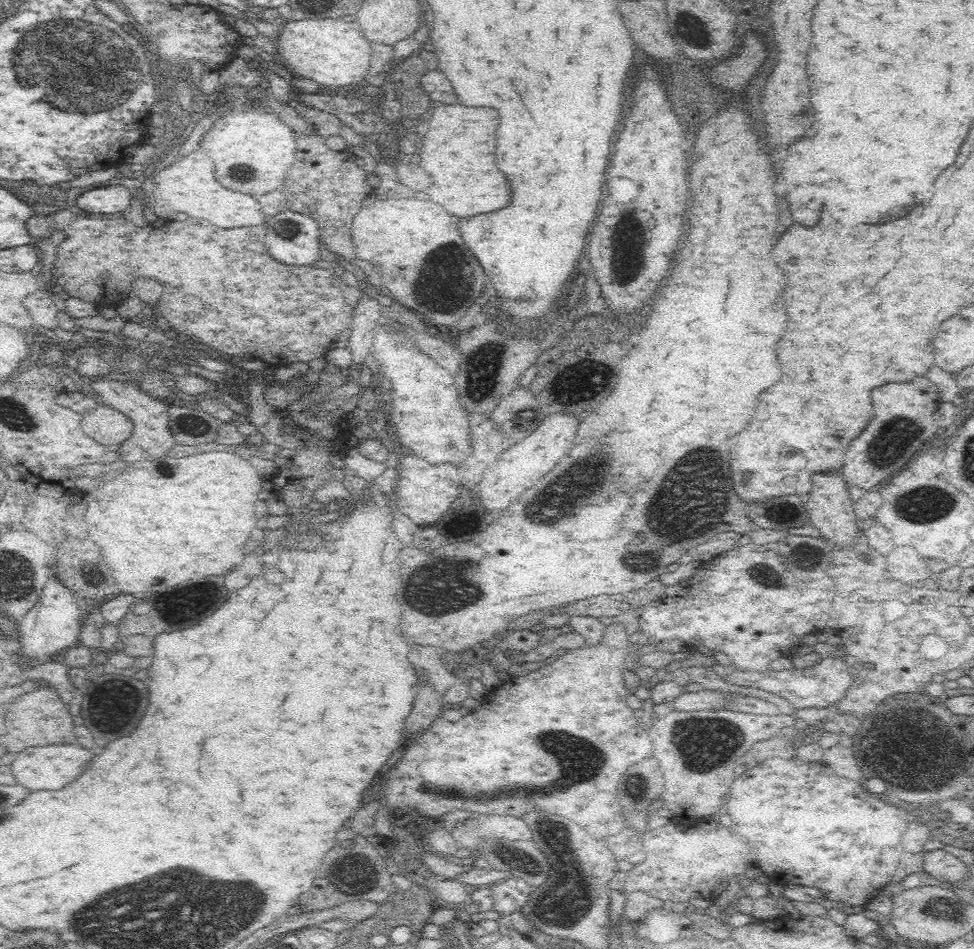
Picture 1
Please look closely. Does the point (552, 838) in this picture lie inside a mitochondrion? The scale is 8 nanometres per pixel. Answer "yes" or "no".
yes

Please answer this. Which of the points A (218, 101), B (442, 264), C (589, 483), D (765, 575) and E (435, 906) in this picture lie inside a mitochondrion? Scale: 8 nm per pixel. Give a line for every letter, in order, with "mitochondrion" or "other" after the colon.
A: other
B: mitochondrion
C: mitochondrion
D: mitochondrion
E: other

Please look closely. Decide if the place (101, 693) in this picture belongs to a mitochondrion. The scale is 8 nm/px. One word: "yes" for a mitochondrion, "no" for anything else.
no

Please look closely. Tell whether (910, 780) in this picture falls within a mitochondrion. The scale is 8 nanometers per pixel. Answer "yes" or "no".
yes

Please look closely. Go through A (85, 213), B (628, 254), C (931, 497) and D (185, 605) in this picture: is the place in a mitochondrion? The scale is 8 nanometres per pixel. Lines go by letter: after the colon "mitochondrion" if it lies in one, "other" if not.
A: other
B: other
C: mitochondrion
D: mitochondrion

